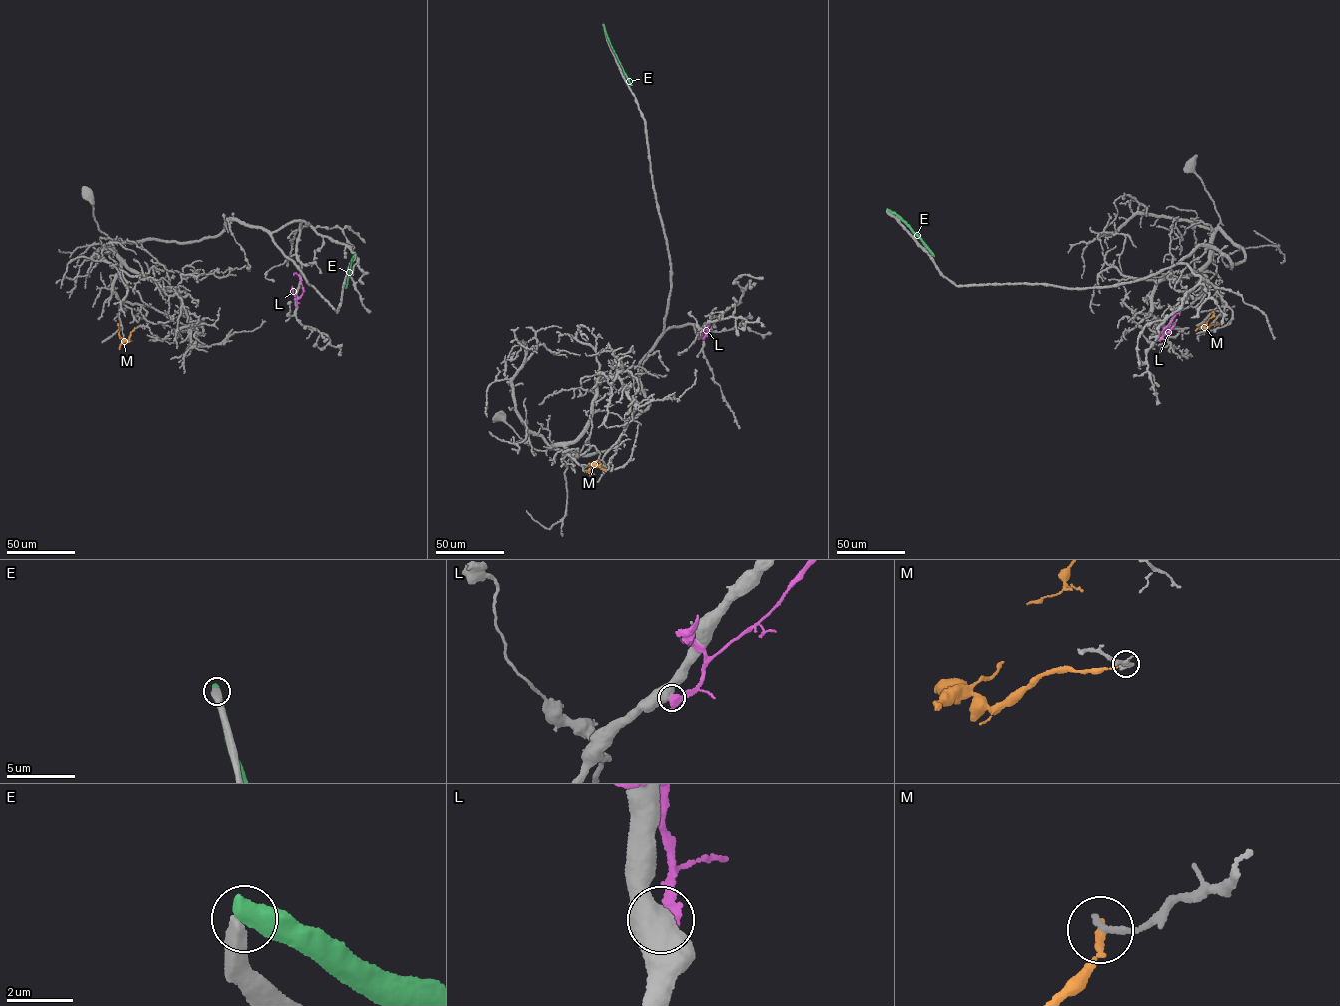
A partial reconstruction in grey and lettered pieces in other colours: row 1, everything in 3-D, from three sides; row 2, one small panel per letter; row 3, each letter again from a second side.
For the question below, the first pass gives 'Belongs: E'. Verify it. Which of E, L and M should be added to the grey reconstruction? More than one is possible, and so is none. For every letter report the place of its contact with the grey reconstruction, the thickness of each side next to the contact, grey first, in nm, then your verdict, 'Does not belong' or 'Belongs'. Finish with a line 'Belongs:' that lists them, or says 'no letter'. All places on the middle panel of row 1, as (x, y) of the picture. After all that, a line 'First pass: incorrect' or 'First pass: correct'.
E: Touches grey at (603, 24). Thickness 440 nm (grey) against 650 nm. Does not belong
L: Touches grey at (707, 329). Thickness 500 nm (grey) against 650 nm. Does not belong
M: Touches grey at (605, 471). Thickness 220 nm (grey) against 240 nm. Does not belong
Belongs: no letter
First pass: incorrect

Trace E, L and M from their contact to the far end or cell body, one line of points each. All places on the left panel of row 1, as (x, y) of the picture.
E: (355, 255), (350, 262), (346, 287)
L: (296, 305), (303, 290), (299, 276), (295, 272), (293, 275)
M: (134, 328), (125, 340), (119, 337), (118, 325)

